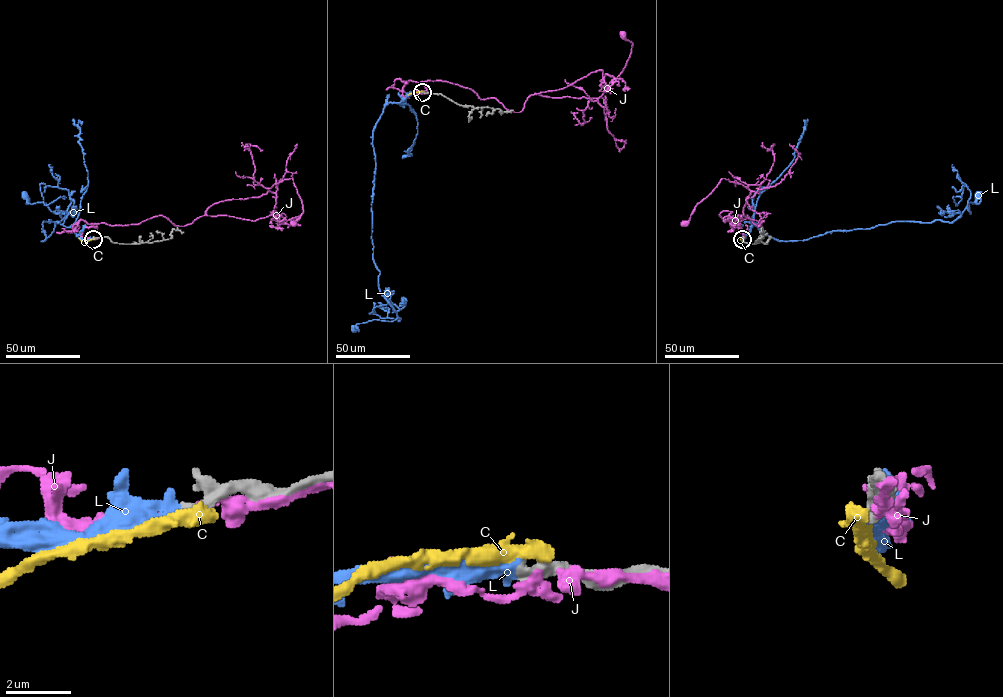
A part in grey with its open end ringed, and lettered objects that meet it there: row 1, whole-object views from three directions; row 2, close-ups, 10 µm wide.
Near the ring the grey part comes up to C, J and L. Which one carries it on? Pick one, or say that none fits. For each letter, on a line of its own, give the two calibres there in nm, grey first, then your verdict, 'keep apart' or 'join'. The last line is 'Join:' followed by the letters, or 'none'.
C: 400/650 nm | keep apart
J: 420/380 nm | keep apart
L: 400/400 nm | join
Join: L

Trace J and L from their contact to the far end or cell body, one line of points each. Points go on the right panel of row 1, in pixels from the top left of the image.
J: (742, 238), (741, 226), (730, 223), (747, 215), (761, 224), (744, 215), (750, 190), (728, 179), (684, 222)
L: (742, 239), (753, 223), (780, 241), (796, 241), (896, 221), (952, 222), (967, 207), (971, 212), (978, 195)

